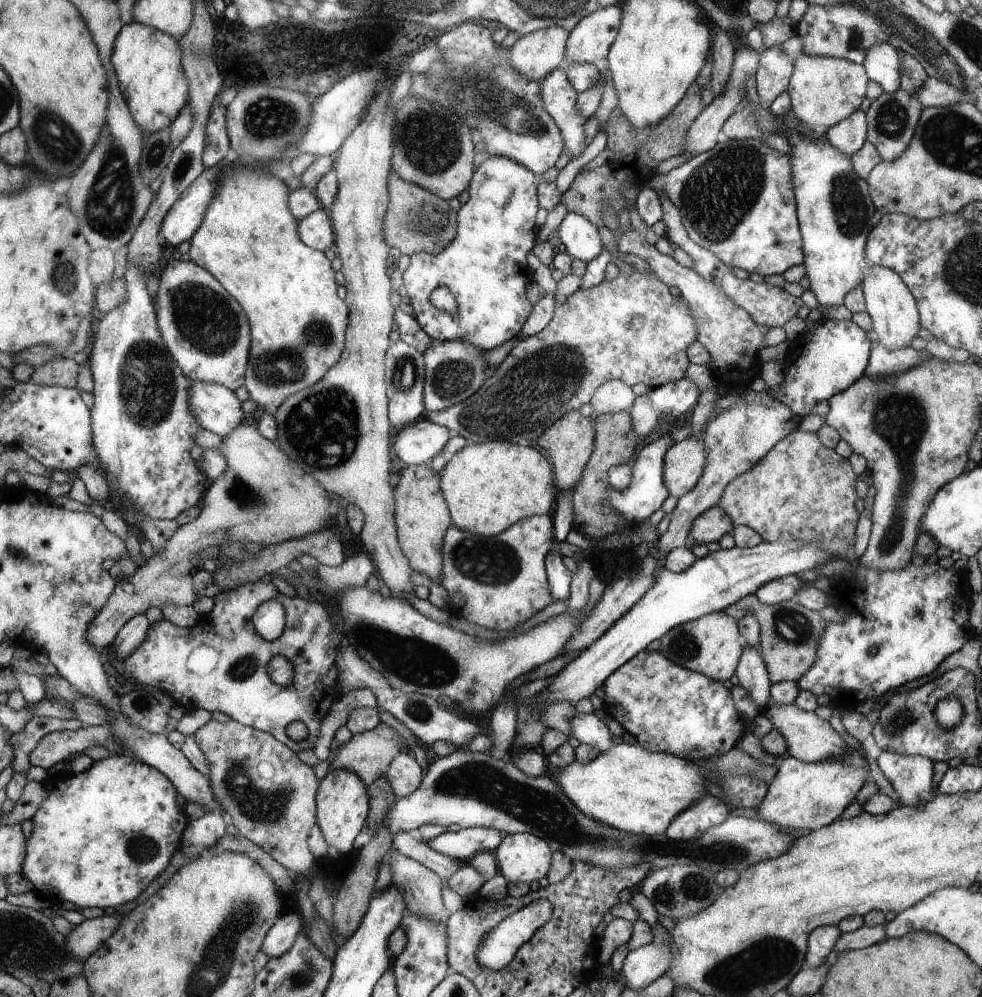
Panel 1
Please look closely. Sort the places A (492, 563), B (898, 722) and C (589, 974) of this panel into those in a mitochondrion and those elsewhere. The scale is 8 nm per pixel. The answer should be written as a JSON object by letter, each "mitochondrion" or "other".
{"A":"mitochondrion","B":"mitochondrion","C":"other"}

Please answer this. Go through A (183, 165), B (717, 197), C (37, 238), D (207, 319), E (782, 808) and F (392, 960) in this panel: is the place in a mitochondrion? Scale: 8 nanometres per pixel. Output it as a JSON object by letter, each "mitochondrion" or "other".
{"A":"mitochondrion","B":"mitochondrion","C":"other","D":"mitochondrion","E":"other","F":"other"}

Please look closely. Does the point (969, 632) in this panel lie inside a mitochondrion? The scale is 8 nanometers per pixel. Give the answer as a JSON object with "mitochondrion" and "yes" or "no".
{"mitochondrion":"no"}

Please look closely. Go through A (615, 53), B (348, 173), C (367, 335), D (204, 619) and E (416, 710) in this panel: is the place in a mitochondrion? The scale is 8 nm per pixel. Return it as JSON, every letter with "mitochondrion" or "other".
{"A":"other","B":"other","C":"other","D":"other","E":"mitochondrion"}

